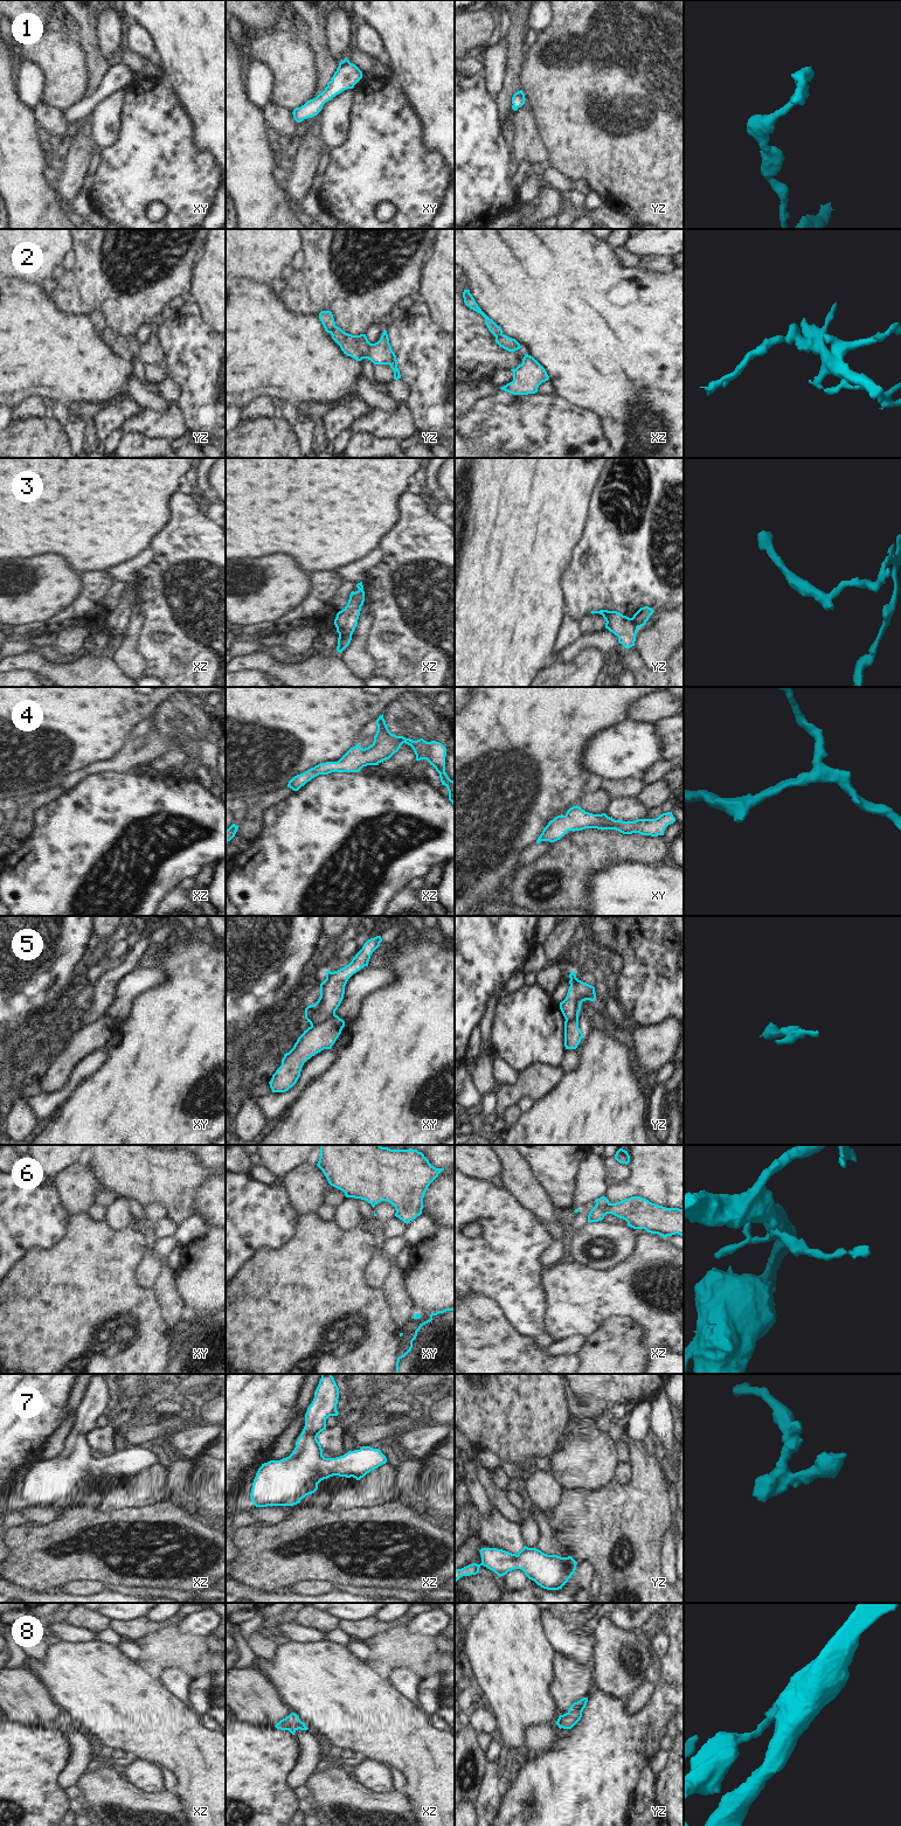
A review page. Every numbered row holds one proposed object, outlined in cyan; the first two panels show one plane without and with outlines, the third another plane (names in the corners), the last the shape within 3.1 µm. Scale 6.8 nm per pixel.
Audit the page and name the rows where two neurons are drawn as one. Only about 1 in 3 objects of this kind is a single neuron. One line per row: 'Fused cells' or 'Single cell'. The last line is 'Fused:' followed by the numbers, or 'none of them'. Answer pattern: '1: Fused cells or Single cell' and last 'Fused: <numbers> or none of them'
1: Single cell
2: Fused cells
3: Fused cells
4: Single cell
5: Fused cells
6: Fused cells
7: Single cell
8: Single cell
Fused: 2, 3, 5, 6.

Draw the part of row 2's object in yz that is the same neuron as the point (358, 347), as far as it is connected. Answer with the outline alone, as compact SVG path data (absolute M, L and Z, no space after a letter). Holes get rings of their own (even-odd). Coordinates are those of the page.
M338 326L331 331L331 335L347 356L353 357L356 361L368 359L374 364L389 364L394 370L394 380L401 379L396 355L391 349L386 329L380 340L375 343L370 343L366 334L352 335L344 332Z

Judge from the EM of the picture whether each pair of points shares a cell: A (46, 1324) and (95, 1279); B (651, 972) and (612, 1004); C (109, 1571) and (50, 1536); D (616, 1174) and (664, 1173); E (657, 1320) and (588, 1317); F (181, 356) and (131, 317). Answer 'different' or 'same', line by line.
A: same
B: different
C: same
D: different
E: same
F: different

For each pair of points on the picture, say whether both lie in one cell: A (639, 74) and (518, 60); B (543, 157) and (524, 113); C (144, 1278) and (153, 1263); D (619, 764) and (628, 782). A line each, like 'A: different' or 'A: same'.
A: different
B: same
C: same
D: different

